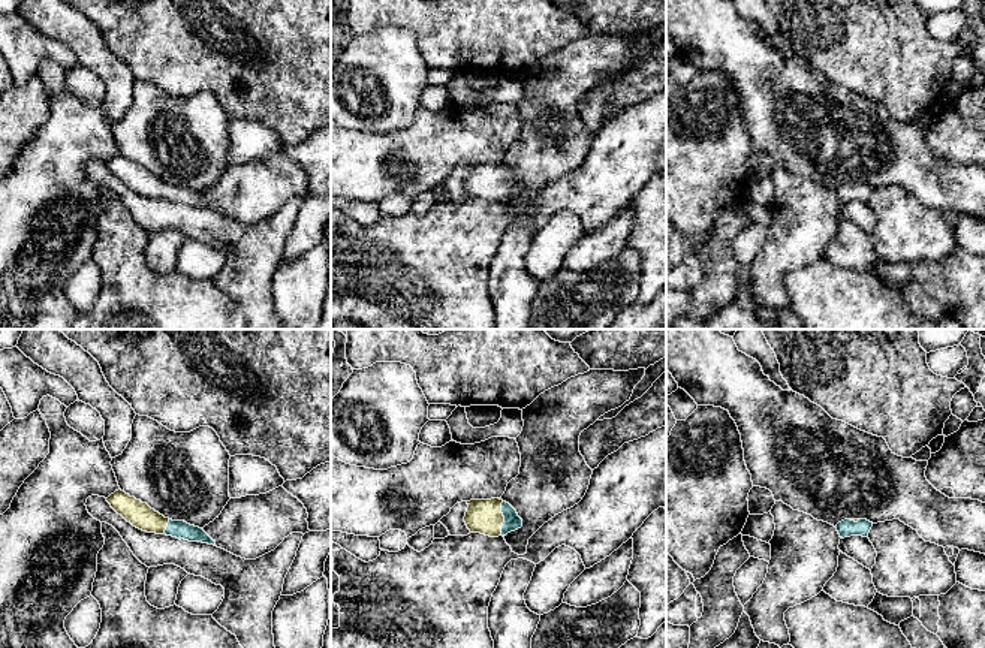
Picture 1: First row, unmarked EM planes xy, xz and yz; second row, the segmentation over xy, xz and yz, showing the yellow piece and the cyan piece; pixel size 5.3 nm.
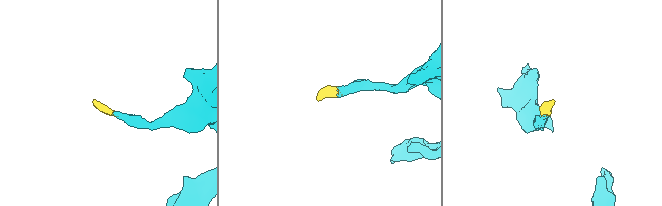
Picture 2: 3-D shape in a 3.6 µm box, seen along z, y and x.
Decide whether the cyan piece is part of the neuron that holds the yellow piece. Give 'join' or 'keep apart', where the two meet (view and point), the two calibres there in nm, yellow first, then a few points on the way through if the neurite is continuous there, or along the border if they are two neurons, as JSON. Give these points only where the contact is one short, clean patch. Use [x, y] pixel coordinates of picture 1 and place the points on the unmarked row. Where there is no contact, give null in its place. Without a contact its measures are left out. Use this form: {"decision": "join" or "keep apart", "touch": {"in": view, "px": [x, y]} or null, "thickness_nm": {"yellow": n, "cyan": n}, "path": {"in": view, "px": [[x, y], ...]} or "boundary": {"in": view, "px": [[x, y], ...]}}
{"decision": "join", "touch": {"in": "xz", "px": [503, 183]}, "thickness_nm": {"yellow": 180, "cyan": 90}, "path": {"in": "xz", "px": [[484, 181], [503, 183], [512, 186]]}}

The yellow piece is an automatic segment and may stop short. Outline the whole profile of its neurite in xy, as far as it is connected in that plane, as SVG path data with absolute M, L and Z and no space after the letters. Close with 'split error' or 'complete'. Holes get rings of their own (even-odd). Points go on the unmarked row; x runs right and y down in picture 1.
M121 154L111 159L106 166L118 180L142 196L166 199L189 207L216 210L216 207L202 193L190 190L184 186L165 183L147 168L130 162Z; split error

